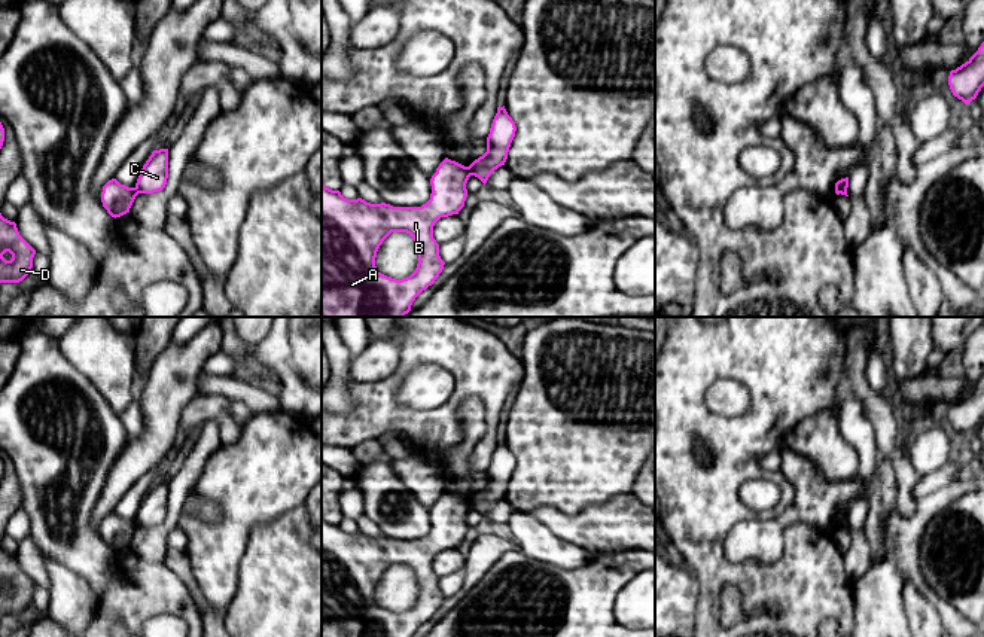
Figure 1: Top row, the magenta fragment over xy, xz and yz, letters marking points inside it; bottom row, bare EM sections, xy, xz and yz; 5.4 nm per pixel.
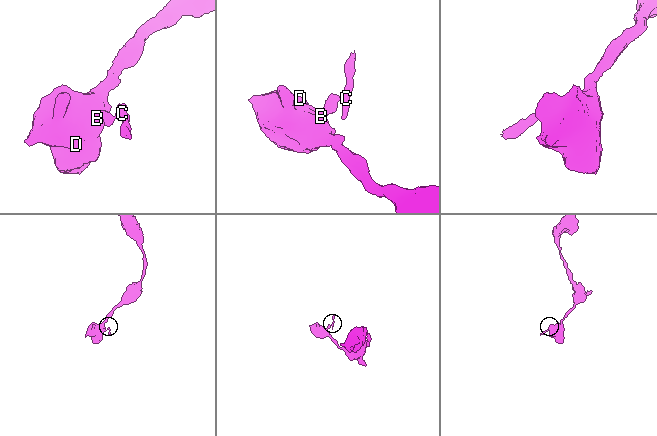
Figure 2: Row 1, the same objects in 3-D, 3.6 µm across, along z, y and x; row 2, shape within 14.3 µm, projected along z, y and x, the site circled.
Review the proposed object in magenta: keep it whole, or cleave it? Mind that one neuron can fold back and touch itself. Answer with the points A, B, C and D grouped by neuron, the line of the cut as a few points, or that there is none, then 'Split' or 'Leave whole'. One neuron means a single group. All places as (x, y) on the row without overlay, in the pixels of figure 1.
Groups: A B D / C. Split along xz (468, 500), (472, 508). Split

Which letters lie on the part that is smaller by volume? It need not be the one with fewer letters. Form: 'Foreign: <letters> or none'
Foreign: C

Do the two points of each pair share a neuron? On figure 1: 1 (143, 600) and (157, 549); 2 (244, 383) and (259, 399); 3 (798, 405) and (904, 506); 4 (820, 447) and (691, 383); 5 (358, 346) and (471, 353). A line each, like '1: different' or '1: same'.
1: different
2: same
3: different
4: different
5: different

